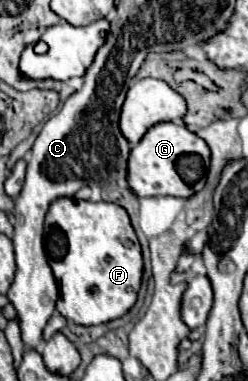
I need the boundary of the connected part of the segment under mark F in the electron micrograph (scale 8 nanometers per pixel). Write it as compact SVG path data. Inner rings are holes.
M70 197L52 201L44 221L44 247L60 289L56 309L66 319L72 319L78 325L100 325L122 317L136 303L142 283L142 253L140 241L130 225L130 217L120 205L106 201L74 201ZM94 287L98 287L98 297L92 293Z

